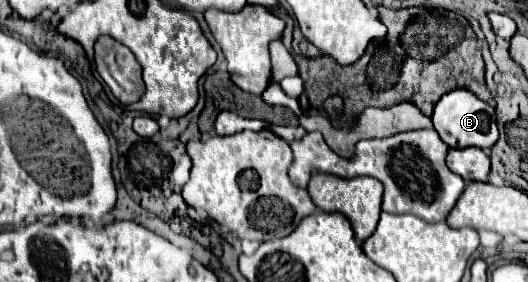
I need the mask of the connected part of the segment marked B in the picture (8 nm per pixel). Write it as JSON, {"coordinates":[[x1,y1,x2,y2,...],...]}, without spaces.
{"coordinates":[[455,89,455,91,445,93,437,101,431,119,433,119,435,131,451,149,465,149,465,147,487,149,487,147,493,147,499,137,499,131,495,125,495,109,487,105,485,101,477,99,467,89]]}

